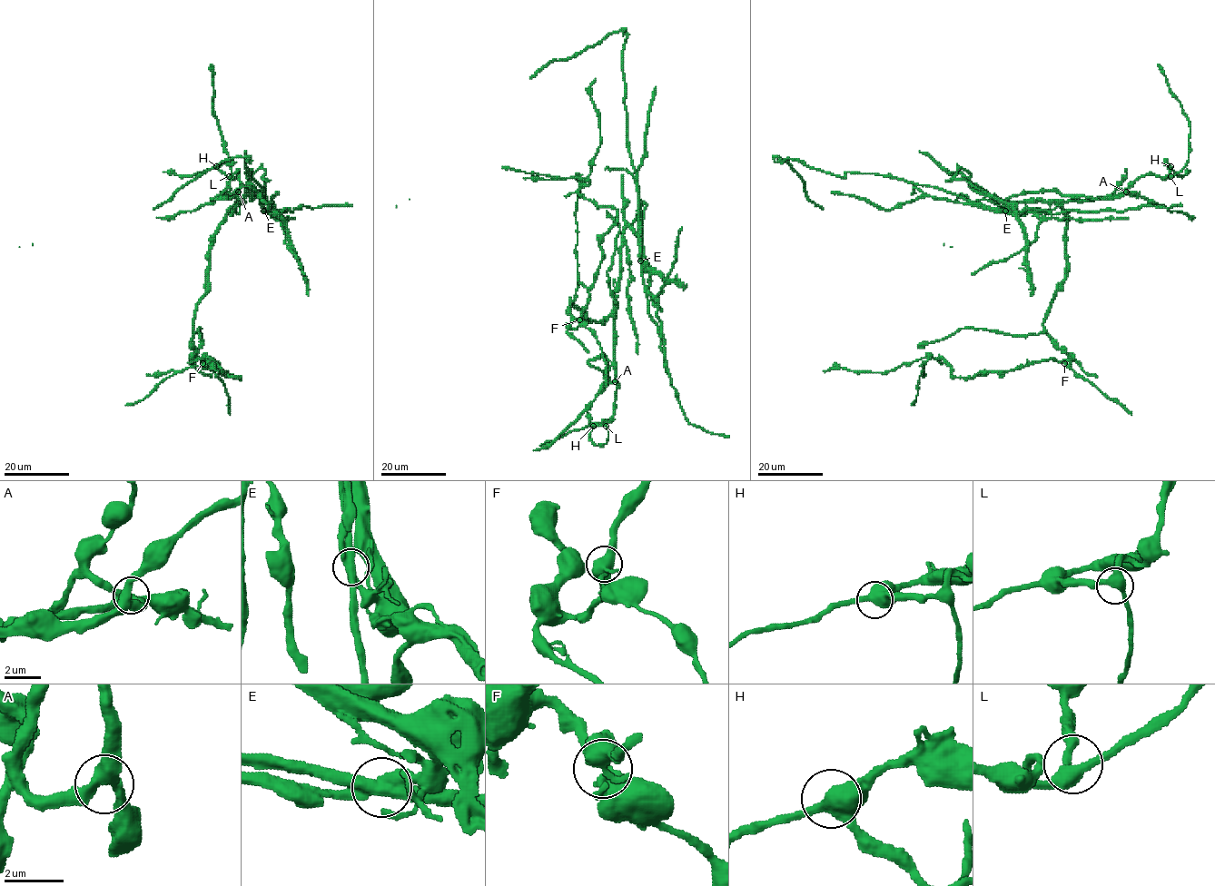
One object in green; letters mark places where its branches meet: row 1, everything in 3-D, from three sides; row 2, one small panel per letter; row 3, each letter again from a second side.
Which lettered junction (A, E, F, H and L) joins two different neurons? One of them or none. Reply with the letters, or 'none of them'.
E

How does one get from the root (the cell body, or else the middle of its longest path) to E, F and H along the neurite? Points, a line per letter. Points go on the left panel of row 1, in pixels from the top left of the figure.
E: (243, 201), (245, 189), (250, 183), (264, 197), (267, 208), (263, 211)
F: (243, 201), (237, 201), (220, 225), (210, 251), (208, 290), (197, 306), (193, 321), (194, 355), (202, 363)
H: (243, 201), (237, 200), (240, 189), (238, 175), (229, 178), (216, 166)

